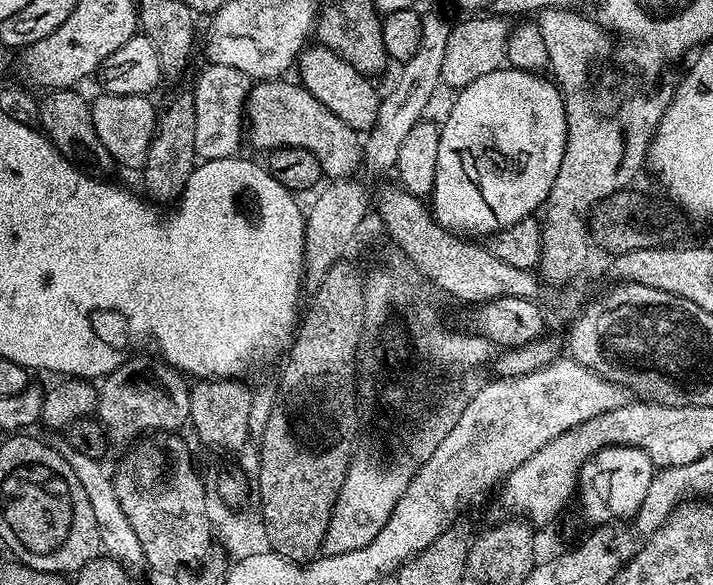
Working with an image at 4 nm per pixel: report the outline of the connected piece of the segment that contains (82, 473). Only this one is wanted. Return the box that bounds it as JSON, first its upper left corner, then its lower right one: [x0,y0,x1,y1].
[49,434,144,568]

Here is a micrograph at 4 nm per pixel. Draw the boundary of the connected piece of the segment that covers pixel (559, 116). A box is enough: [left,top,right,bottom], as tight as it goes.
[430,66,568,238]

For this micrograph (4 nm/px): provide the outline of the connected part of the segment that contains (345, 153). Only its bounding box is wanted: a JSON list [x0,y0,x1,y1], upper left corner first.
[246,78,362,180]

